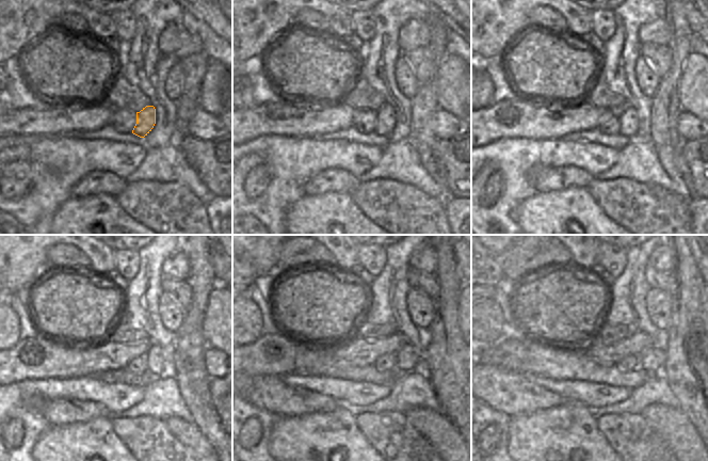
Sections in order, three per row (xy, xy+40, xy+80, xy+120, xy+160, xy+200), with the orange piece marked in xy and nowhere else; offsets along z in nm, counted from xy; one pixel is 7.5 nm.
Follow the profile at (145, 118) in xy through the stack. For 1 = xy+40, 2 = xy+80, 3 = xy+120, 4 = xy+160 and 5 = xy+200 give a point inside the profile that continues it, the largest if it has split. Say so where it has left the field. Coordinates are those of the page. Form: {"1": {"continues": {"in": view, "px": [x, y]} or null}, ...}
{"1": {"continues": {"in": "xy+40", "px": [386, 117]}}, "2": {"continues": {"in": "xy+80", "px": [628, 117]}}, "3": {"continues": {"in": "xy+120", "px": [155, 362]}}, "4": {"continues": {"in": "xy+160", "px": [408, 358]}}, "5": {"continues": {"in": "xy+200", "px": [653, 359]}}}

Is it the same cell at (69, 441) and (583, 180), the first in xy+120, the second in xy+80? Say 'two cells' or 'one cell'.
two cells

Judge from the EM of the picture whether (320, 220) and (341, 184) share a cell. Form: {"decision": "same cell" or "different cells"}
{"decision": "different cells"}

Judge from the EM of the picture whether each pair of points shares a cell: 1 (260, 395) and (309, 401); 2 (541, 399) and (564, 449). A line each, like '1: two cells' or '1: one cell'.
1: one cell
2: two cells

